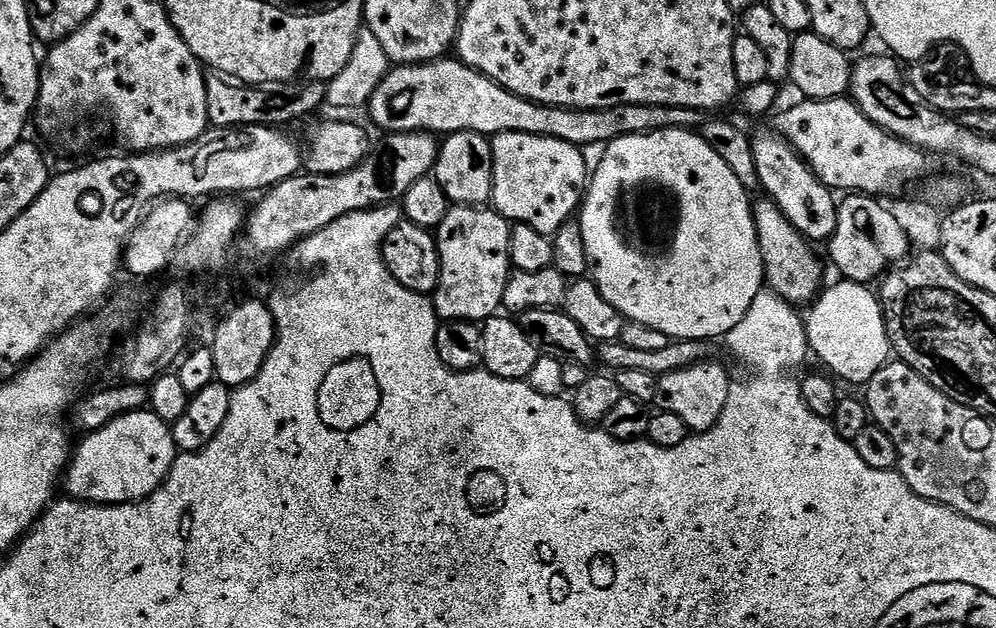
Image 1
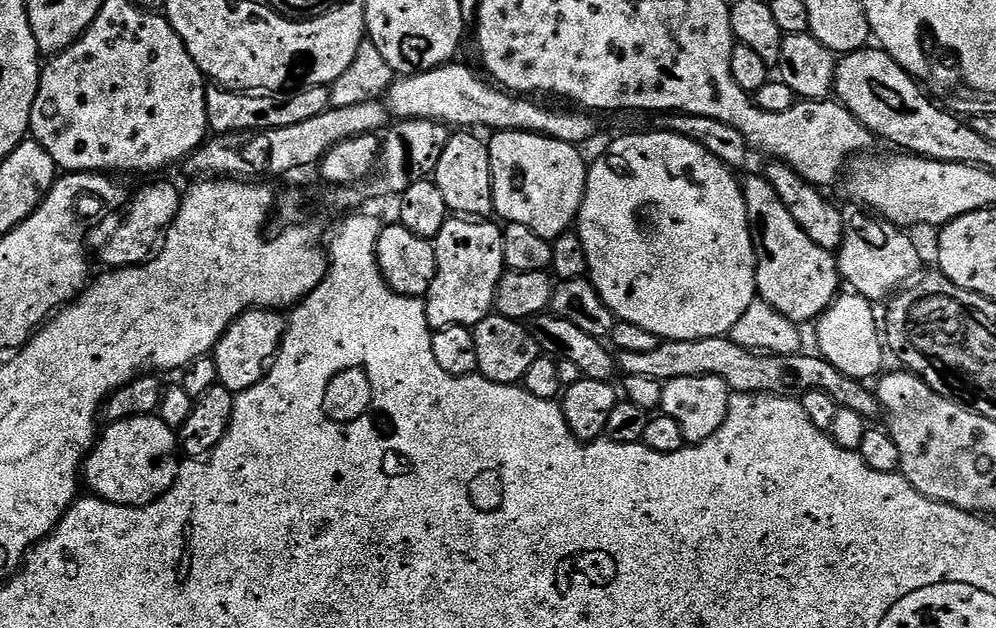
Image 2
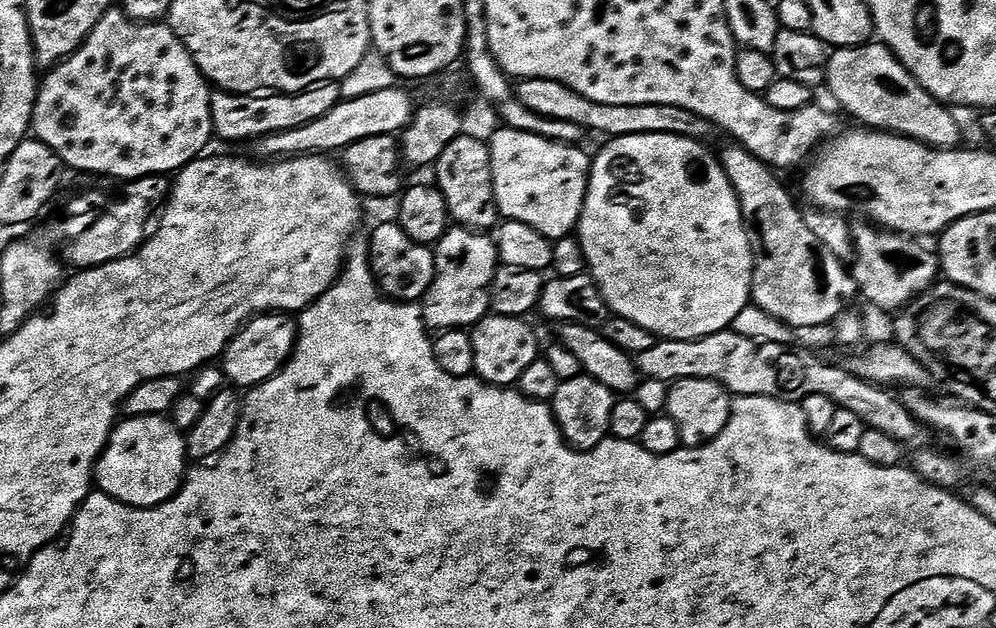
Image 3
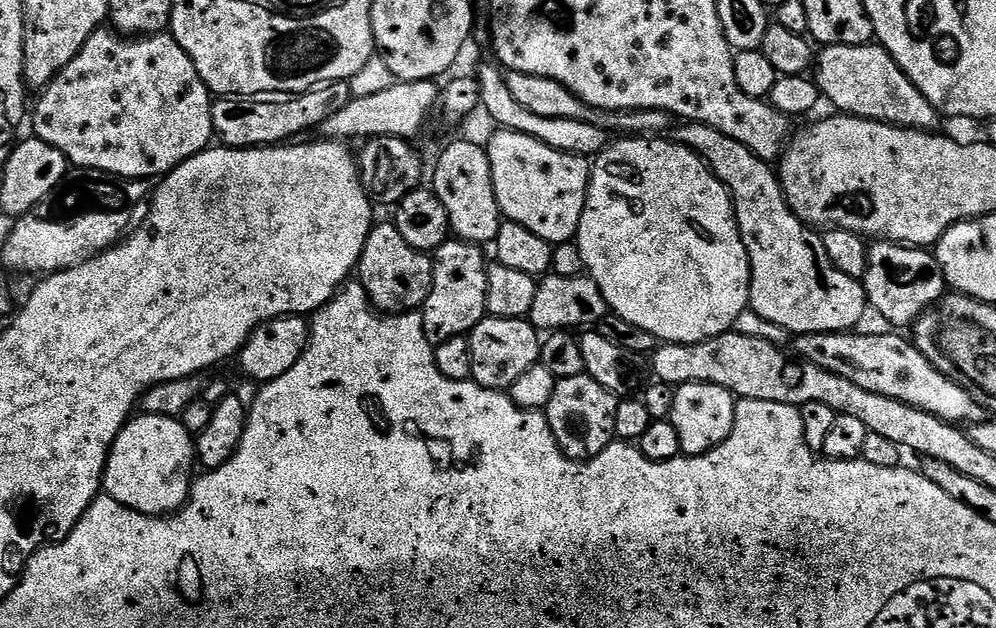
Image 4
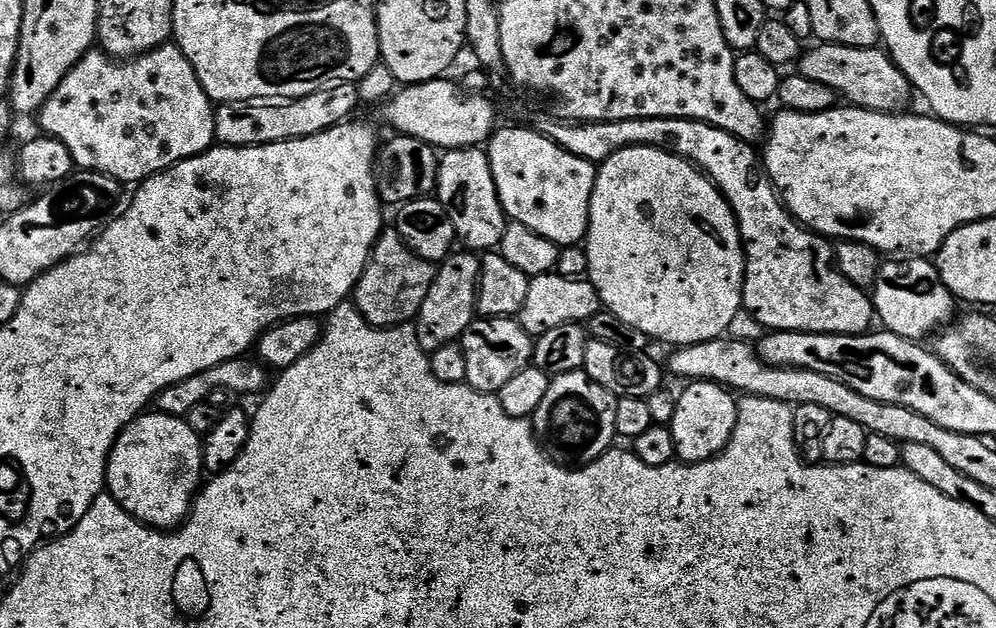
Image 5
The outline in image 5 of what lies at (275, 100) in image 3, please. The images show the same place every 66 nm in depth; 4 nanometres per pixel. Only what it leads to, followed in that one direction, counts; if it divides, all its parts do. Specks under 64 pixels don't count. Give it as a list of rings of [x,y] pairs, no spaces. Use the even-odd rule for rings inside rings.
[[[333,82],[297,100],[282,100],[279,102],[247,100],[246,102],[221,104],[216,108],[216,140],[221,145],[229,148],[258,148],[266,144],[273,144],[274,142],[310,138],[314,134],[322,134],[334,126],[345,123],[351,117],[348,115],[356,107],[361,107],[361,104],[359,87],[352,82]]]

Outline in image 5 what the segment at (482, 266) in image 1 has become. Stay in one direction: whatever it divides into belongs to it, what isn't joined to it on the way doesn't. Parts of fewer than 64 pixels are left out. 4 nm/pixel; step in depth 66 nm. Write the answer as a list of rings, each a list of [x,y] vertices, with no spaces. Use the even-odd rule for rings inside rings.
[[[468,250],[453,251],[436,269],[436,277],[414,321],[418,346],[431,353],[447,344],[455,344],[477,319],[476,290],[480,286],[480,256]]]

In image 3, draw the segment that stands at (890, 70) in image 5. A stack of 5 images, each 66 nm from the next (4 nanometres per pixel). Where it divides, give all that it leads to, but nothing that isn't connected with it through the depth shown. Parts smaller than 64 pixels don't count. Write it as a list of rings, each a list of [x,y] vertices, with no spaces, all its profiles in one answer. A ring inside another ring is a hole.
[[[869,42],[858,46],[857,48],[837,48],[829,55],[828,63],[826,65],[826,88],[832,91],[832,96],[849,112],[850,115],[856,119],[863,127],[869,130],[875,130],[877,132],[892,132],[895,136],[905,136],[911,140],[917,140],[923,144],[928,144],[931,148],[959,148],[961,147],[962,140],[960,140],[960,124],[951,116],[949,109],[945,105],[941,104],[940,101],[935,100],[934,97],[921,86],[918,81],[911,76],[910,73],[905,70],[904,65],[900,63],[900,60],[896,55],[891,52],[888,47],[882,42]]]

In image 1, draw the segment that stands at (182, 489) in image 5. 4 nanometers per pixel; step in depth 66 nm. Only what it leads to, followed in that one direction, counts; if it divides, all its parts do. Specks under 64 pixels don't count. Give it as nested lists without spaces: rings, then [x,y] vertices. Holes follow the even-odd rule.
[[[151,410],[131,412],[122,418],[114,418],[102,430],[87,433],[81,444],[75,445],[66,469],[69,497],[85,501],[89,504],[134,504],[144,500],[154,490],[163,486],[165,478],[170,474],[178,449],[169,424],[162,422]]]

